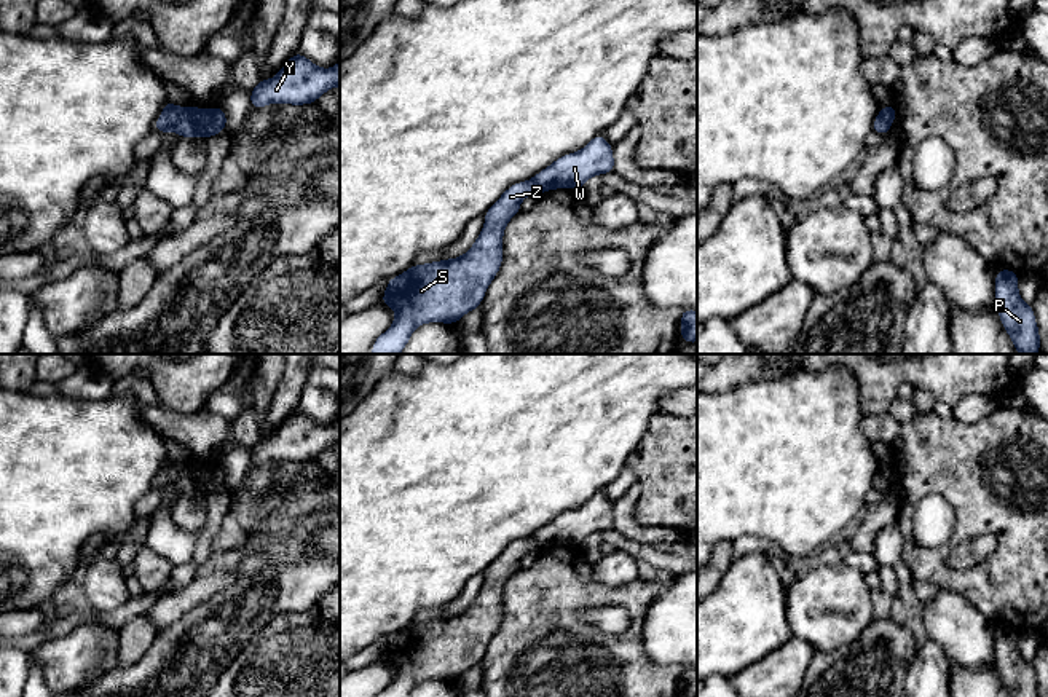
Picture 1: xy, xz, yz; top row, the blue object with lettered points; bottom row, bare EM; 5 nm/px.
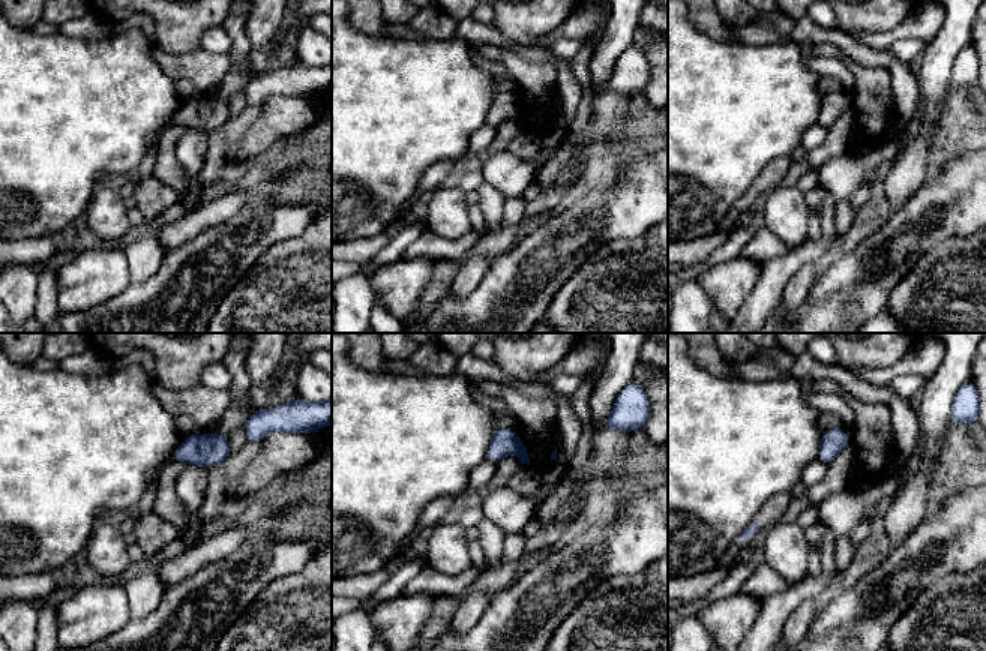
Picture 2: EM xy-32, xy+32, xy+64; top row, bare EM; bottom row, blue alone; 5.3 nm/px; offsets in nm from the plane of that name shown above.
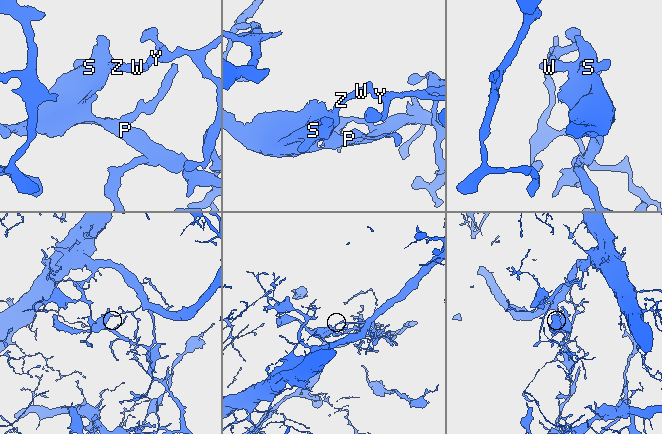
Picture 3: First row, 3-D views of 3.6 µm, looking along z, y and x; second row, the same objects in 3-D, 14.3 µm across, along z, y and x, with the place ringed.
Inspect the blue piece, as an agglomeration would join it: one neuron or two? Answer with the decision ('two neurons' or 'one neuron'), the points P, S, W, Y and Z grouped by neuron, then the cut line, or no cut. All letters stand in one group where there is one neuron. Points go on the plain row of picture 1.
two neurons; groups P S Z / W Y; cut xy (187, 464), (169, 487)

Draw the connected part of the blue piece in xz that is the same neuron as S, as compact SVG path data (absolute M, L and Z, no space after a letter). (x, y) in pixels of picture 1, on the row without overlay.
M518 539L507 545L485 569L485 582L472 604L458 616L413 622L388 638L380 662L396 668L396 678L376 697L410 697L413 687L426 679L456 681L464 671L480 664L490 640L502 620L502 592L509 577L520 569L520 560L530 552L539 552L534 539Z

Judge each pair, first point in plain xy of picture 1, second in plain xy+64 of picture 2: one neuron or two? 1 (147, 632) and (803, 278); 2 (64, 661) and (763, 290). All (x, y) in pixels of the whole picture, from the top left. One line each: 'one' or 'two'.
1: one
2: two

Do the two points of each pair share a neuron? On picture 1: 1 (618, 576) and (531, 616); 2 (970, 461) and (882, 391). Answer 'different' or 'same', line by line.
1: different
2: different

